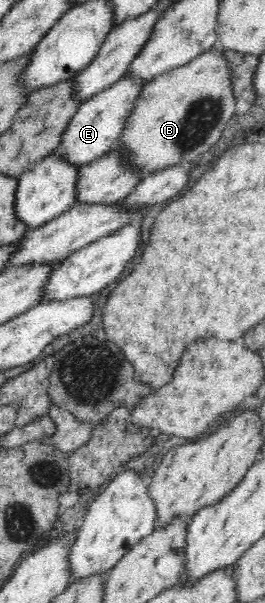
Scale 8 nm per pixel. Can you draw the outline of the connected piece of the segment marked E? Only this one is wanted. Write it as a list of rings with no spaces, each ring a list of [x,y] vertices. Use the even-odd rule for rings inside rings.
[[[125,75],[108,89],[94,94],[92,98],[81,103],[76,114],[67,123],[57,155],[62,156],[67,164],[78,167],[89,165],[90,162],[104,157],[114,148],[119,135],[122,134],[127,118],[131,115],[135,98],[138,98],[143,86],[144,82],[132,81],[129,76]]]

